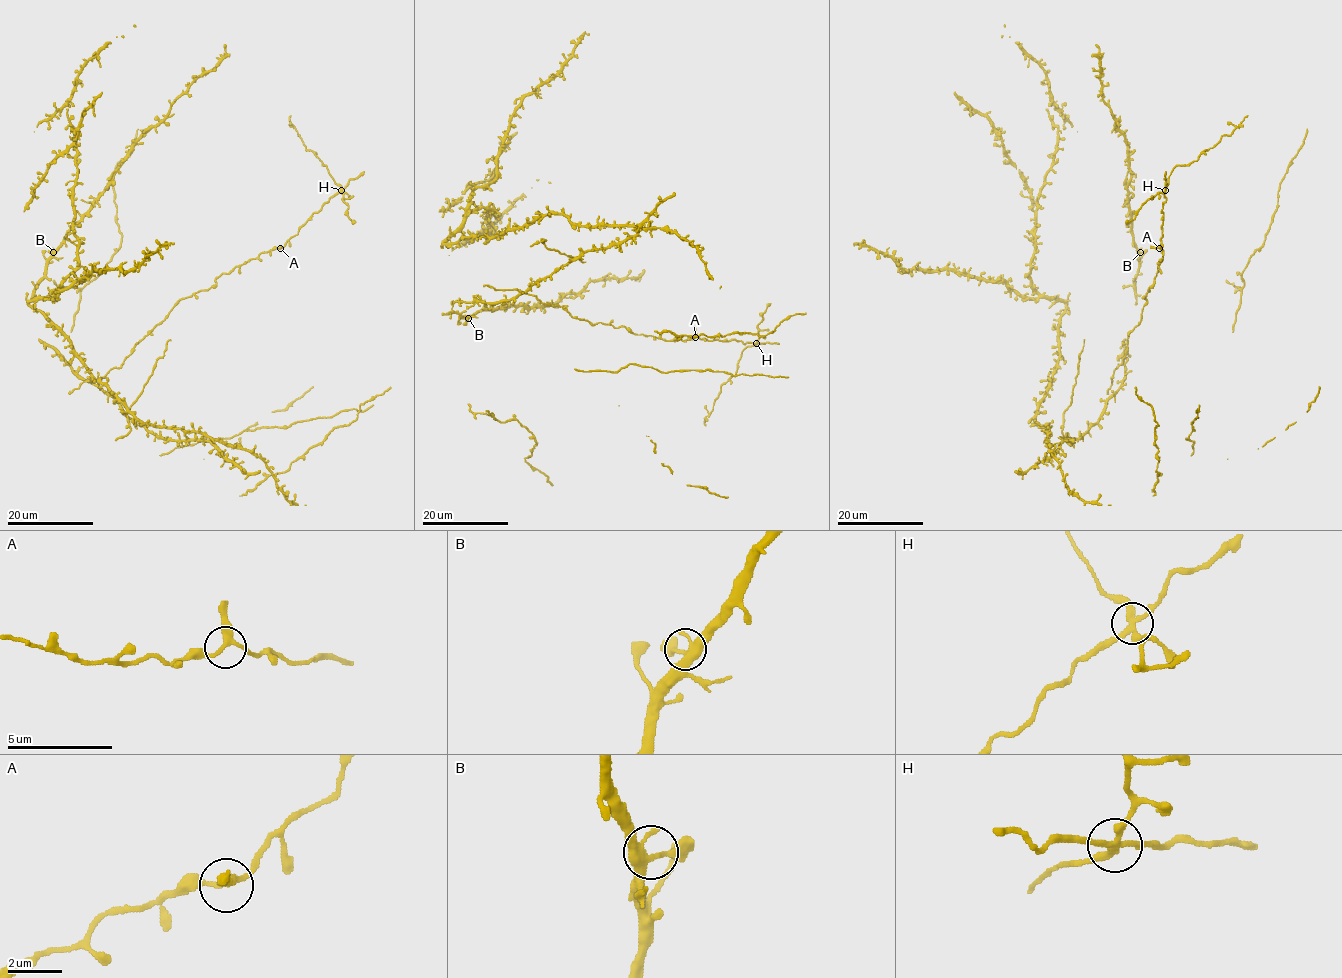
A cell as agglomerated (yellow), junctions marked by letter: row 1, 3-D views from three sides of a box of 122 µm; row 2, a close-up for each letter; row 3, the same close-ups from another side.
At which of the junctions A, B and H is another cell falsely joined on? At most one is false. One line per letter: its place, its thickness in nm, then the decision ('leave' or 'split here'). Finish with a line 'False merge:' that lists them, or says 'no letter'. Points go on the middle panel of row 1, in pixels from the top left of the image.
A: at (695, 337); 240 nm thick; leave
B: at (468, 318); 320 nm thick; leave
H: at (756, 343); 240 nm thick; split here
False merge: H

